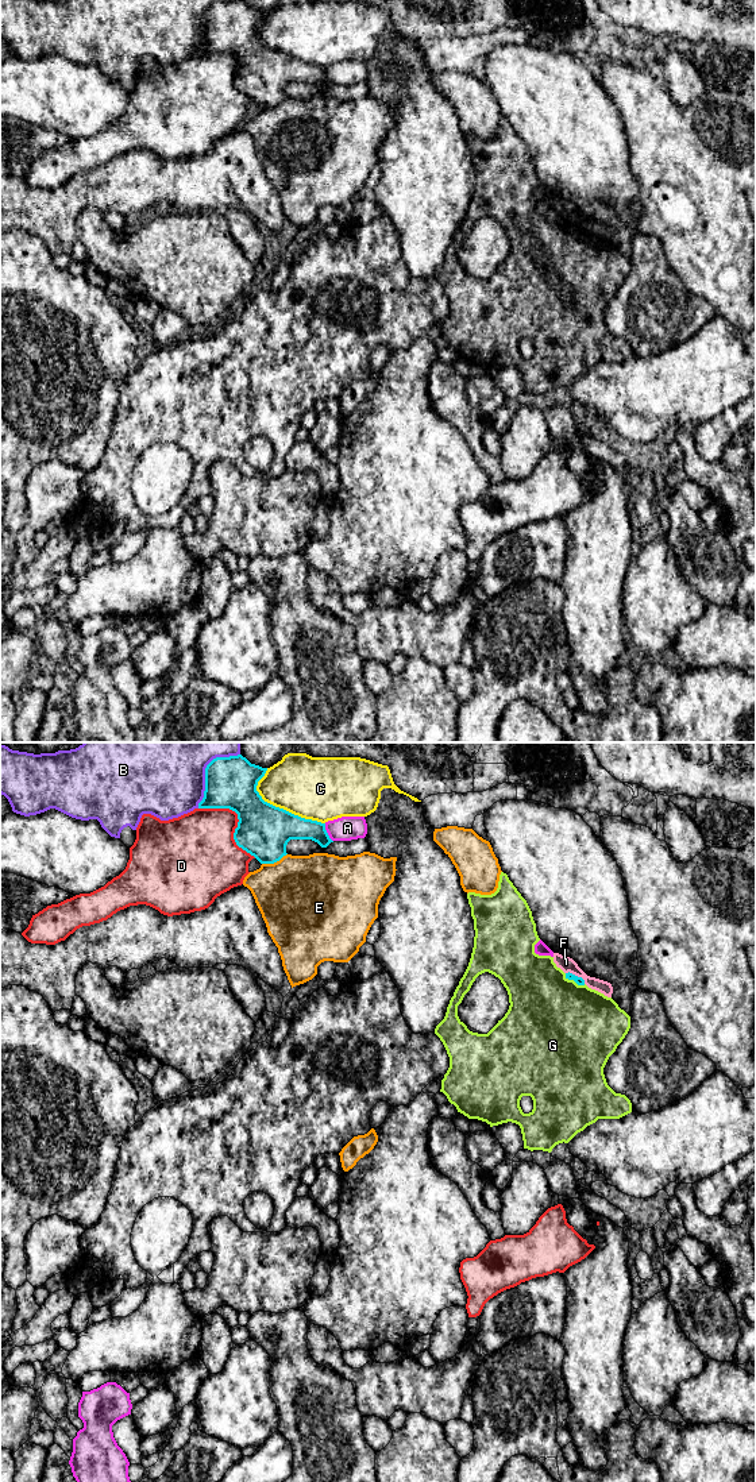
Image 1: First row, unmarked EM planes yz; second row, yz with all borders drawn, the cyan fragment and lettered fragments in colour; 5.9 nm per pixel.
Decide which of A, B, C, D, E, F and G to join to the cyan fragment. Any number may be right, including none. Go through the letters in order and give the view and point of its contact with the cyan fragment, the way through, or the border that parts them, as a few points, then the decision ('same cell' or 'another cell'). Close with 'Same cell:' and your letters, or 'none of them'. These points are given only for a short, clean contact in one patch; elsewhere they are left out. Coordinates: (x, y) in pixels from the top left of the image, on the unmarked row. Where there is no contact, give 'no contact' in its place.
A: meets cyan in yz at (327, 77); another cell
B: meets cyan in yz at (205, 19); another cell
C: meets cyan in yz at (278, 51); another cell
D: meets cyan in yz at (238, 62); another cell
E: meets cyan in yz at (274, 105); another cell
F: meets cyan in yz at (577, 220); border along yz (566, 216), (579, 220), (585, 227); another cell
G: meets cyan in yz at (574, 224); another cell
Same cell: none of them

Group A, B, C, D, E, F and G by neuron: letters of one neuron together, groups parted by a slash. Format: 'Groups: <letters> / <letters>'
Groups: A / B / C / D / E / F / G

